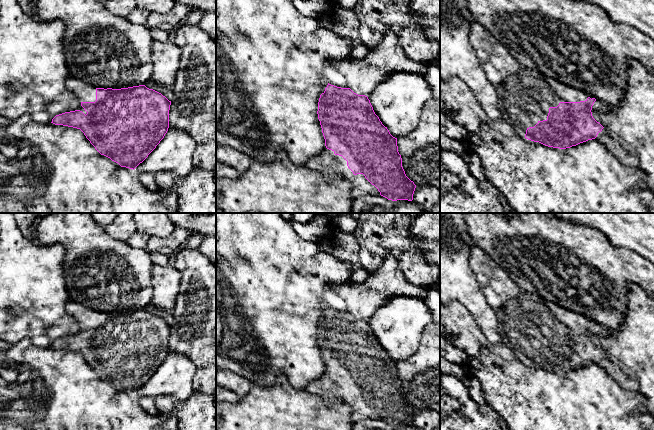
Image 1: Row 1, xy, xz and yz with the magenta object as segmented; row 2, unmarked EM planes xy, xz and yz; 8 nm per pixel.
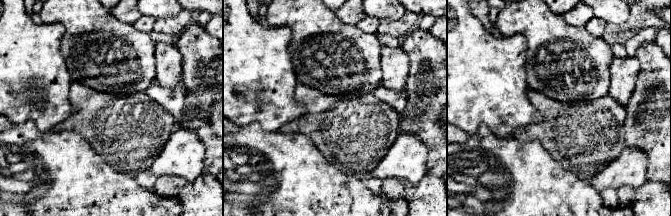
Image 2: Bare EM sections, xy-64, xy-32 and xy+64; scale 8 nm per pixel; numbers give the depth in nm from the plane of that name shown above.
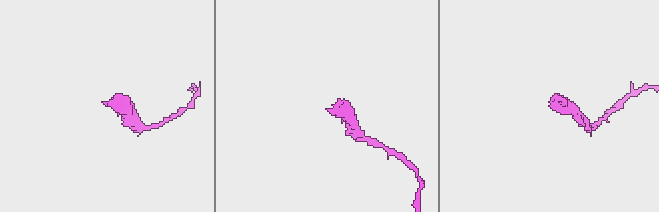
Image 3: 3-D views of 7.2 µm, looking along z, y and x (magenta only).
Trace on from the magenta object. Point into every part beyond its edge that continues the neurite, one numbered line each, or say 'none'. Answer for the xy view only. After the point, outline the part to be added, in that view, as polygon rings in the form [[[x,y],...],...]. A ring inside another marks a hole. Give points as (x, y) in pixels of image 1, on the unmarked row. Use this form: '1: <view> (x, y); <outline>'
1: xy (85, 316); [[[68,300],[66,304],[67,313],[72,316],[81,326],[96,325],[96,311],[80,303]]]

